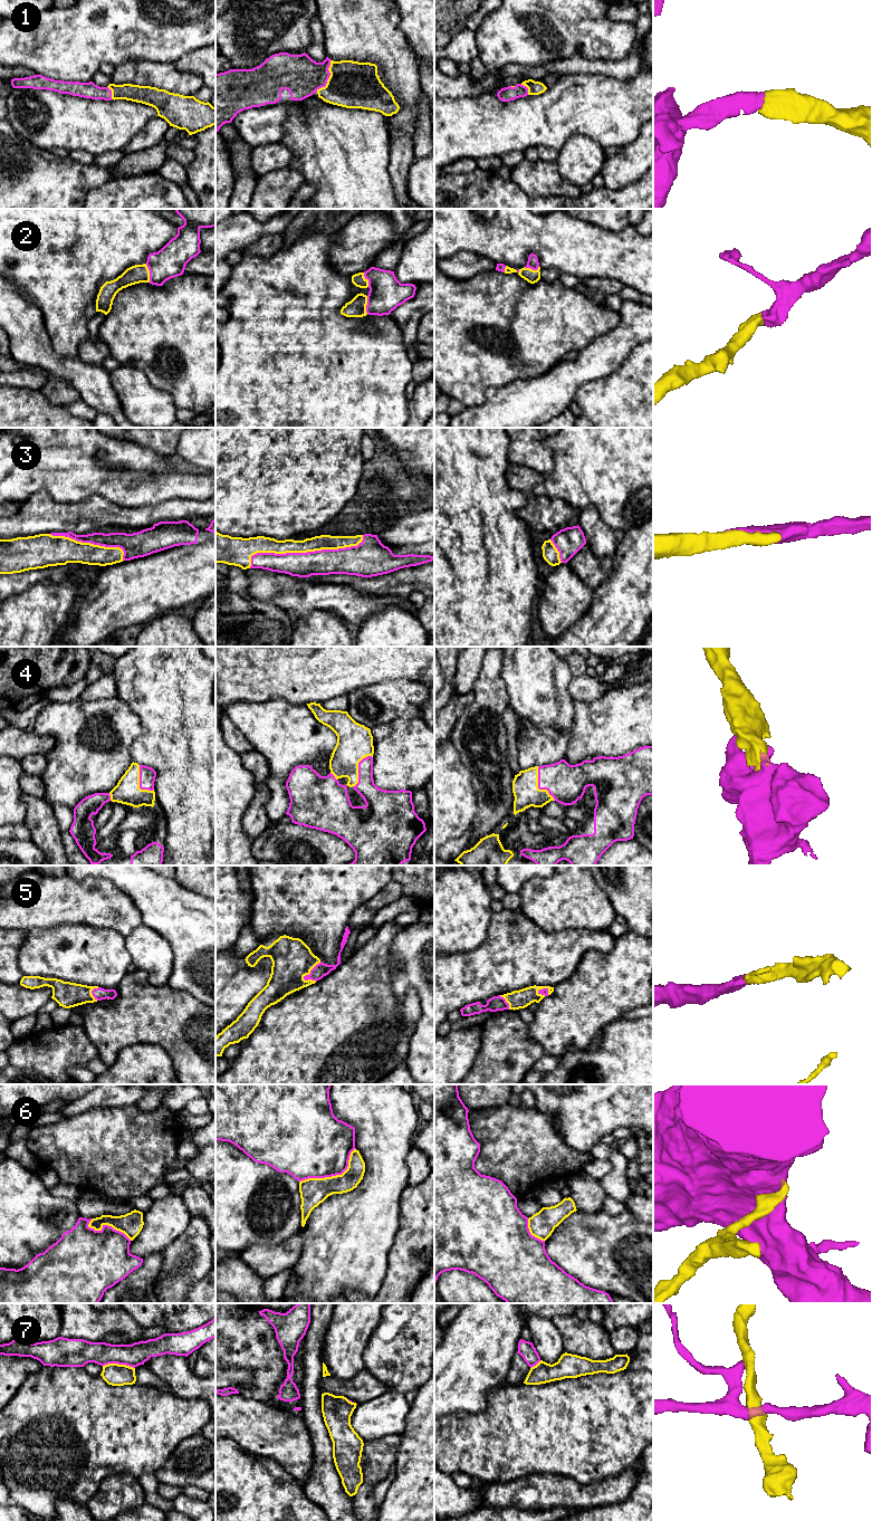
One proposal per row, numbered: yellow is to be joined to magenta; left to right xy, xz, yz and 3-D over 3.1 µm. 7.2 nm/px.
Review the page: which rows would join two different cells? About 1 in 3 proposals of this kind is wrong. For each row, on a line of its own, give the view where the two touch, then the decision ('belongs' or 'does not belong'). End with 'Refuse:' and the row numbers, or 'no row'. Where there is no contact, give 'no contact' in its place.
1: xz | belongs
2: xy | belongs
3: xz | belongs
4: yz | belongs
5: xz | belongs
6: xz | does not belong
7: xy | does not belong
Refuse: 6, 7

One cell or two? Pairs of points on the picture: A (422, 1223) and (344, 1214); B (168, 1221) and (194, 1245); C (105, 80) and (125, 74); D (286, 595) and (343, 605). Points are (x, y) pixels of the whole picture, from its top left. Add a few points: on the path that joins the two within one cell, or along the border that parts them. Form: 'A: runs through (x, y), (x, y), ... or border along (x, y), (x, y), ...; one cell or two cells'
A: border along (402, 1195), (400, 1225), (391, 1245); two cells
B: border along (192, 1217), (189, 1225), (162, 1251); two cells
C: border along (109, 76), (112, 83); two cells
D: runs through (300, 598), (328, 598); one cell

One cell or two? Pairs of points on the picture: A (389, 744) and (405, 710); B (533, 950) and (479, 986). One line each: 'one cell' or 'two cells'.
A: two cells
B: one cell

